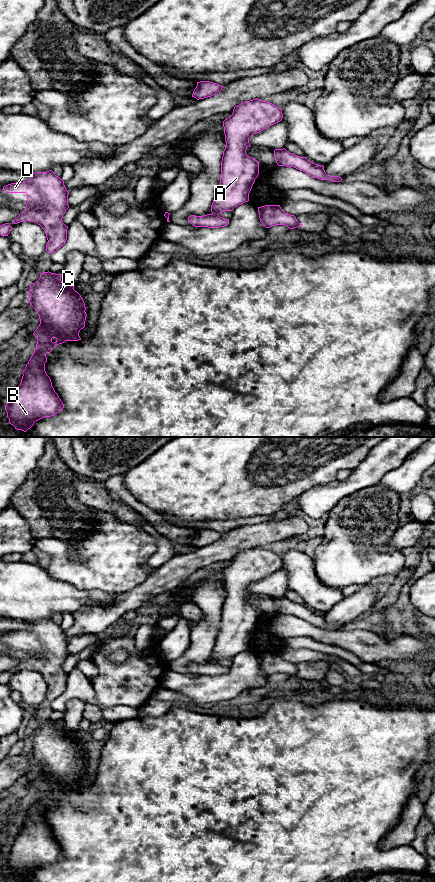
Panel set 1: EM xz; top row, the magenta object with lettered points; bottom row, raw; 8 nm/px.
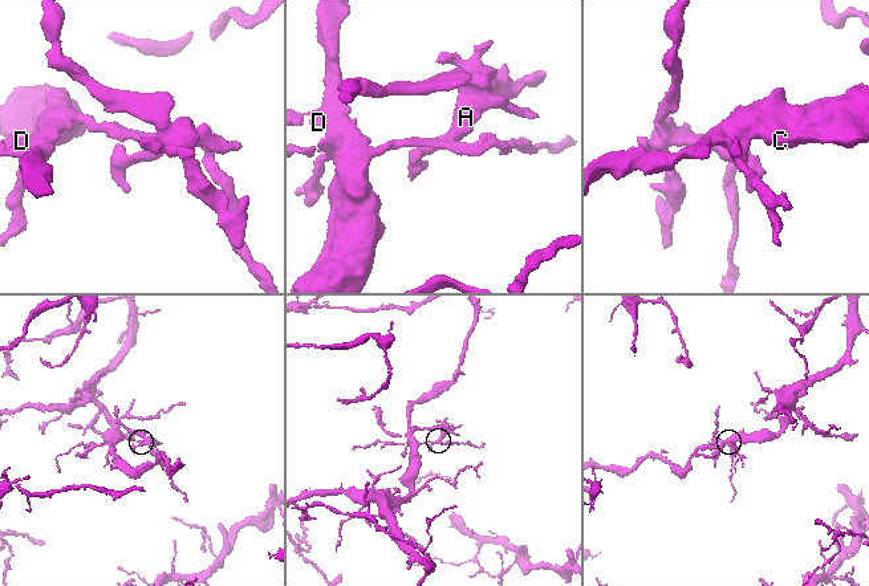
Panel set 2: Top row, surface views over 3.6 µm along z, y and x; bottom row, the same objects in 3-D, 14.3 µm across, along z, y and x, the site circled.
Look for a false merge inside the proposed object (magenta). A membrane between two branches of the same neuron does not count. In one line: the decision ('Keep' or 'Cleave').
Cleave

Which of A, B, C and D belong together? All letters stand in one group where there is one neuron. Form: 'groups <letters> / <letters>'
groups A / B C D

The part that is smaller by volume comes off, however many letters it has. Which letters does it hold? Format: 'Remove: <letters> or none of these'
Remove: A

